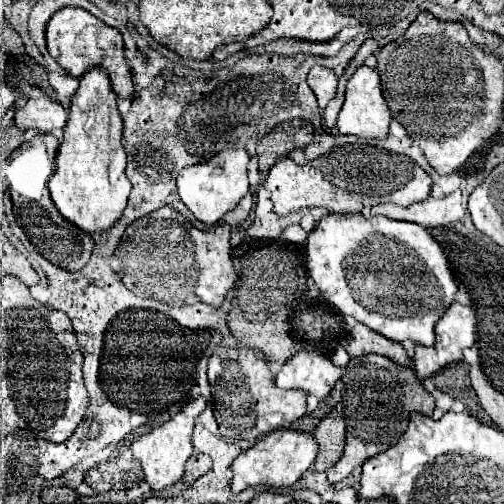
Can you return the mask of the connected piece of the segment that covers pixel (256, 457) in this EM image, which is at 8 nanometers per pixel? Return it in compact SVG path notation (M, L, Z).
M285 428L275 430L275 432L267 434L265 438L261 438L253 448L249 448L247 452L239 454L233 460L233 464L231 464L231 468L233 468L231 492L237 494L237 492L251 488L251 486L289 488L315 462L315 456L317 456L317 444L311 436L301 434L301 432L293 432L293 430L285 430Z

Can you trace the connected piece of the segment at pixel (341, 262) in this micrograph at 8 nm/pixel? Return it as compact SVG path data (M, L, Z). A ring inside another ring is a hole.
M329 214L329 216L325 216L317 224L317 228L309 234L309 240L307 240L307 268L309 268L309 274L311 274L313 282L321 290L323 298L327 300L327 304L331 304L337 312L341 312L343 316L353 316L357 322L369 326L371 330L383 334L389 340L395 340L395 342L411 340L413 344L421 344L421 346L433 346L435 344L435 324L437 324L439 316L443 316L443 312L453 304L459 286L463 286L463 282L453 276L453 266L449 262L449 256L445 256L445 250L439 246L437 240L433 240L433 236L423 226L419 226L415 222L391 220L391 218L385 218L385 216L375 216L375 218L363 218L361 214L349 214L349 216Z

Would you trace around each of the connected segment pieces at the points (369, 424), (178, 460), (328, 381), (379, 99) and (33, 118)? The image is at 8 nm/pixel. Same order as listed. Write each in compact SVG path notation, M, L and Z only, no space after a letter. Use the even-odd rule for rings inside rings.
M367 354L361 358L351 358L341 382L345 424L347 414L361 414L361 424L365 426L365 460L379 452L385 452L401 438L409 424L411 412L433 416L435 400L429 392L423 390L413 368L399 366L385 356Z
M191 400L175 414L175 416L171 416L169 420L173 420L173 418L177 418L177 416L181 416L181 412L185 412L183 416L185 416L185 420L189 420L189 422L181 422L181 424L161 424L163 426L163 430L149 430L147 434L143 434L139 440L135 440L133 444L131 444L131 450L133 450L133 456L141 462L141 466L143 466L143 472L145 472L145 480L149 482L149 486L153 488L153 490L163 490L163 488L167 488L167 486L173 486L175 482L179 482L181 480L181 476L183 476L183 464L187 462L187 458L193 454L193 444L191 444L191 434L193 434L193 418L197 418L197 414L201 412L201 410L189 410L189 408L193 408L193 406L189 406L191 404Z
M311 348L297 352L283 364L277 374L277 386L285 390L303 390L305 394L313 394L317 400L323 400L339 378L341 370L319 348Z
M359 66L355 70L355 74L351 76L351 80L347 82L347 94L345 94L343 108L339 112L337 126L333 130L327 130L327 132L331 132L333 136L353 134L353 136L361 136L361 138L385 140L387 132L389 132L389 122L391 122L391 112L389 112L389 106L383 98L381 80L379 80L377 70L367 68L367 66Z
M47 96L43 98L29 98L23 106L15 110L15 126L21 130L39 130L39 132L49 132L55 128L63 128L67 122L67 110L59 104L49 100Z

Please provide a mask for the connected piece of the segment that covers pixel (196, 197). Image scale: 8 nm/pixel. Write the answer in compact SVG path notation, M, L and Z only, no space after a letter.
M225 148L219 154L215 154L209 162L187 166L179 172L177 176L179 196L199 222L213 226L217 220L221 220L223 214L233 210L239 204L239 200L249 192L247 164L249 154L243 148Z

